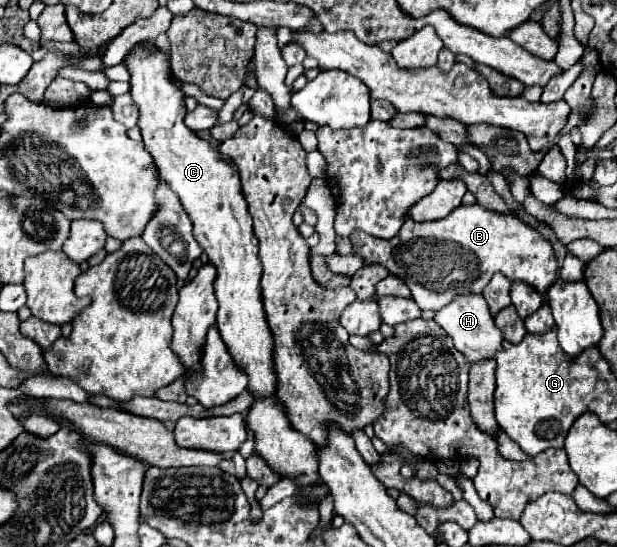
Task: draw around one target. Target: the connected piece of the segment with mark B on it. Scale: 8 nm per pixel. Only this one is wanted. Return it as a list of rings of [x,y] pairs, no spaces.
[[[460,205],[450,215],[446,215],[446,219],[428,221],[428,223],[416,223],[406,215],[402,231],[398,231],[394,239],[374,239],[372,235],[354,231],[354,235],[350,235],[350,243],[354,255],[364,259],[364,265],[372,263],[384,265],[392,275],[400,277],[408,285],[408,289],[412,291],[412,299],[418,303],[418,307],[430,311],[442,309],[458,293],[466,291],[482,293],[492,275],[498,271],[512,281],[524,281],[536,287],[540,293],[544,293],[556,279],[556,269],[558,269],[552,245],[542,235],[538,235],[532,227],[522,223],[514,213],[486,211],[478,205]]]

